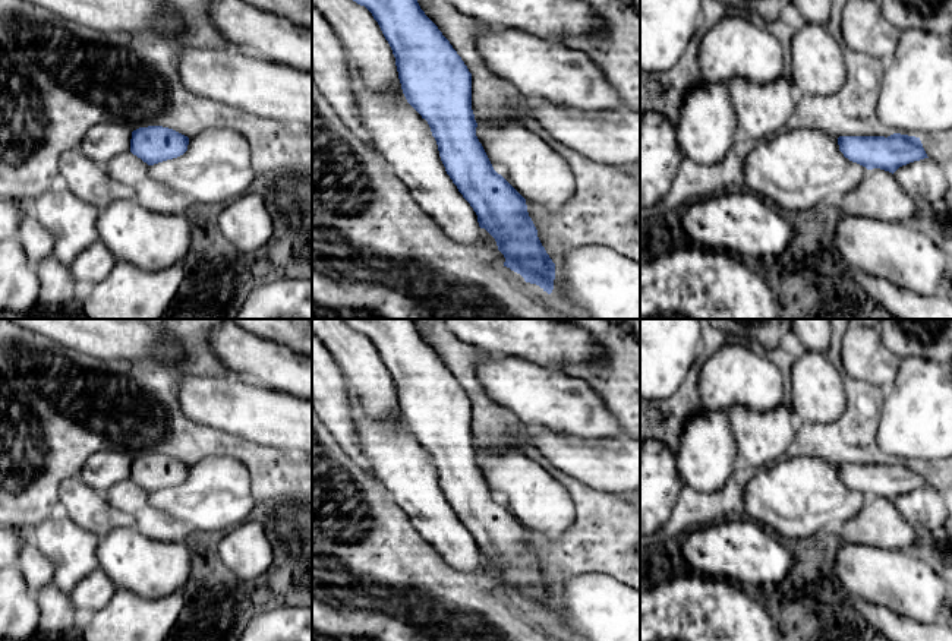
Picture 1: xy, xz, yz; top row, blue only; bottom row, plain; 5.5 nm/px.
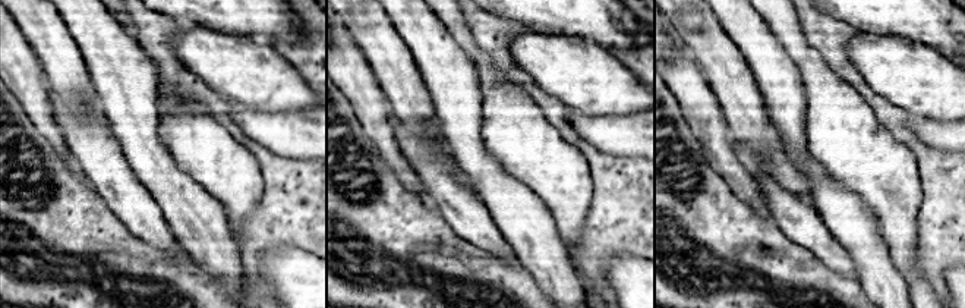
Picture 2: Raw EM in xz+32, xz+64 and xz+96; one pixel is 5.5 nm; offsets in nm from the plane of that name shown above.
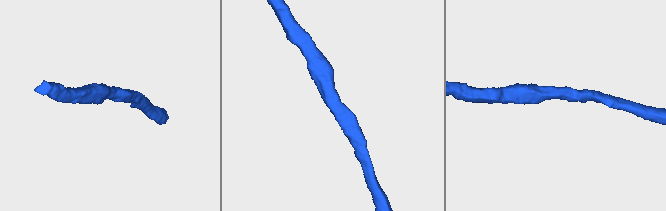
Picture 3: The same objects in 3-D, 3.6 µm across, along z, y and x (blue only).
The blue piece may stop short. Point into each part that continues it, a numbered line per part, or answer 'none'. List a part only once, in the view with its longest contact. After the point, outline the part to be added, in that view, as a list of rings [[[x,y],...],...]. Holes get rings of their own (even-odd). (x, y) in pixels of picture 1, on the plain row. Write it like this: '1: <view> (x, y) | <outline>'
none

